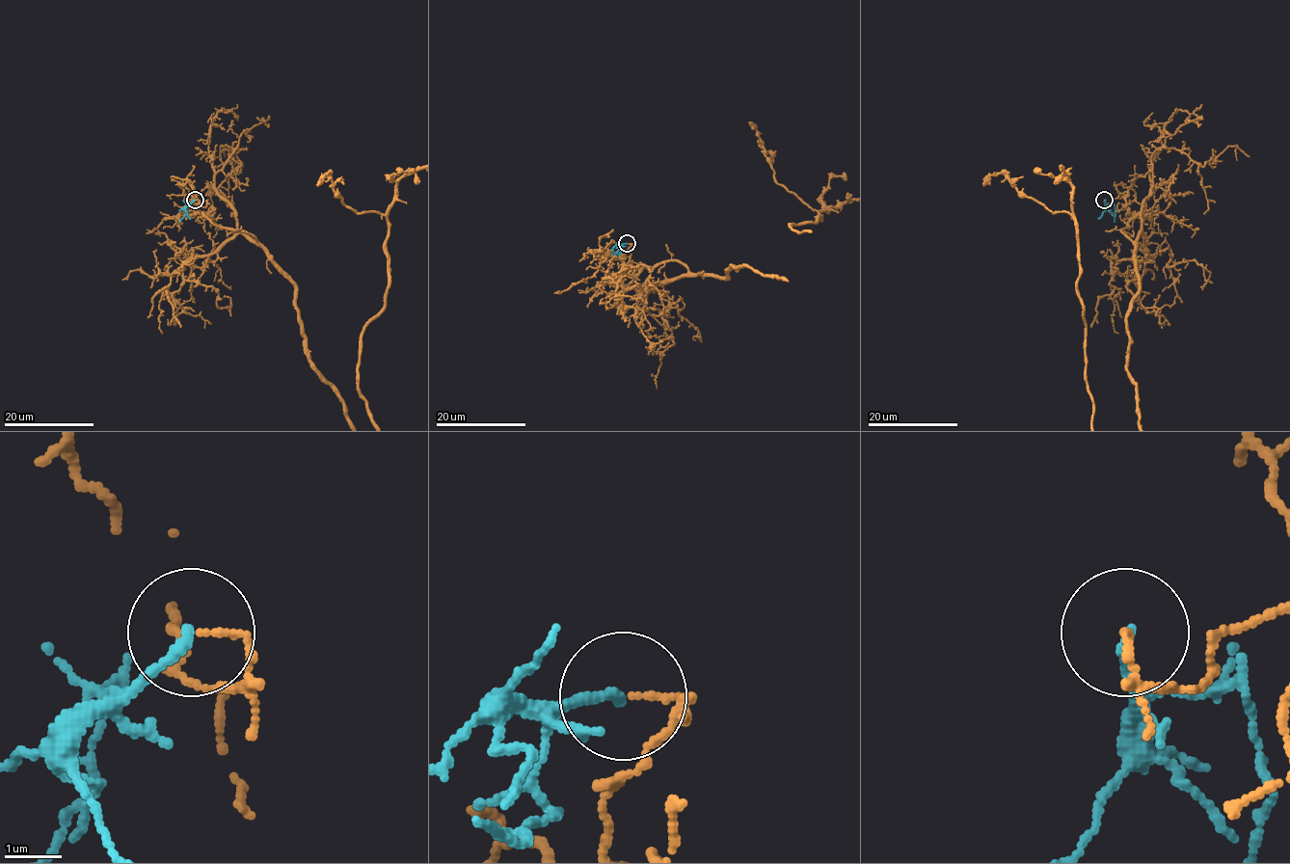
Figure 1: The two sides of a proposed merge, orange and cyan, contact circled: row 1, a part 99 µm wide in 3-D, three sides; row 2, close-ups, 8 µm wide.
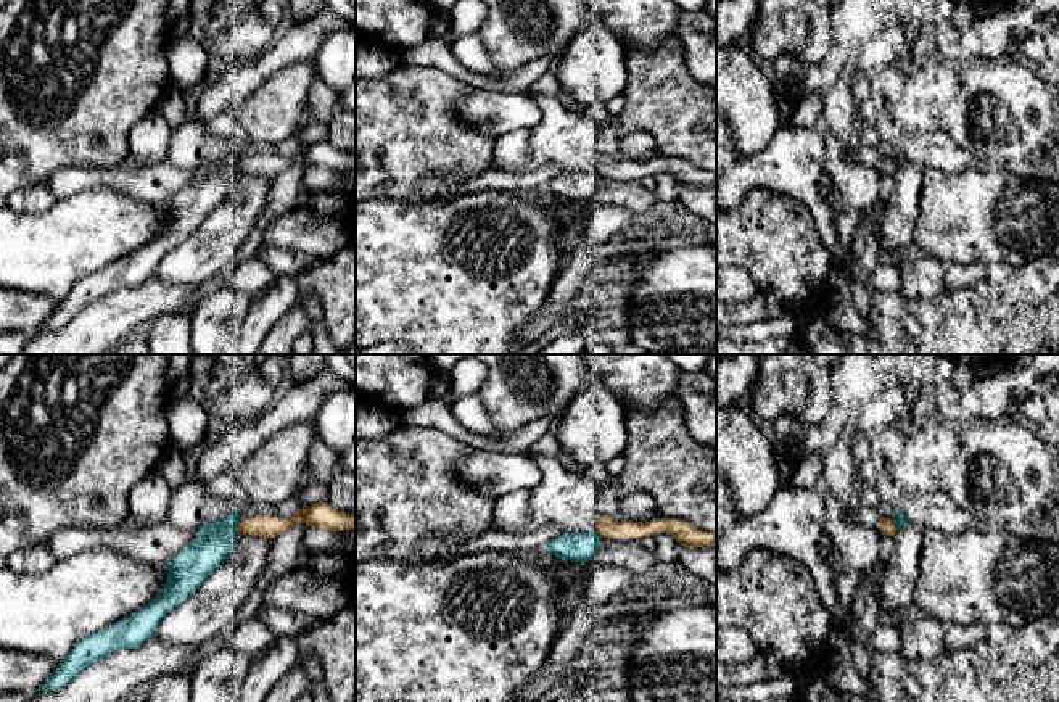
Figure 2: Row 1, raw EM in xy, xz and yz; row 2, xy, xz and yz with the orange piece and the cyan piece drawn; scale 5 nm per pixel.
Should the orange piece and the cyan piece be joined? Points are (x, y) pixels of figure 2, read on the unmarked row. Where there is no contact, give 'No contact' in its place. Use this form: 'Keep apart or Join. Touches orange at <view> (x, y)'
Keep apart. Touches orange at xy (237, 165)

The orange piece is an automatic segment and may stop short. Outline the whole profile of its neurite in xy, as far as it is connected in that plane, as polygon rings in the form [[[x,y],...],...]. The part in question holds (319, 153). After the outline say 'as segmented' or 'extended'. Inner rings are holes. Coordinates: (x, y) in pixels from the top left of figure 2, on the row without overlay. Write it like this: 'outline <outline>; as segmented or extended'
outline [[[314,142],[296,150],[288,159],[277,155],[254,155],[240,158],[237,174],[258,174],[274,177],[298,163],[306,163],[311,167],[325,167],[330,171],[343,171],[356,167],[356,153],[340,151],[325,142]]]; as segmented

